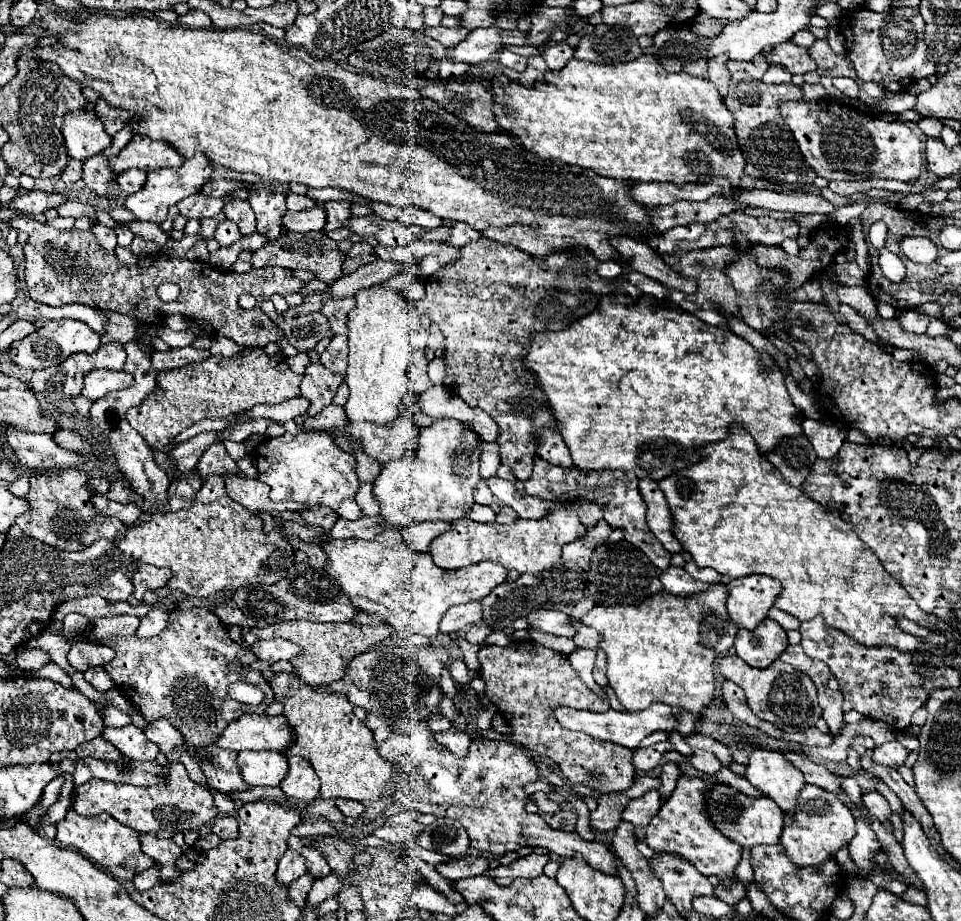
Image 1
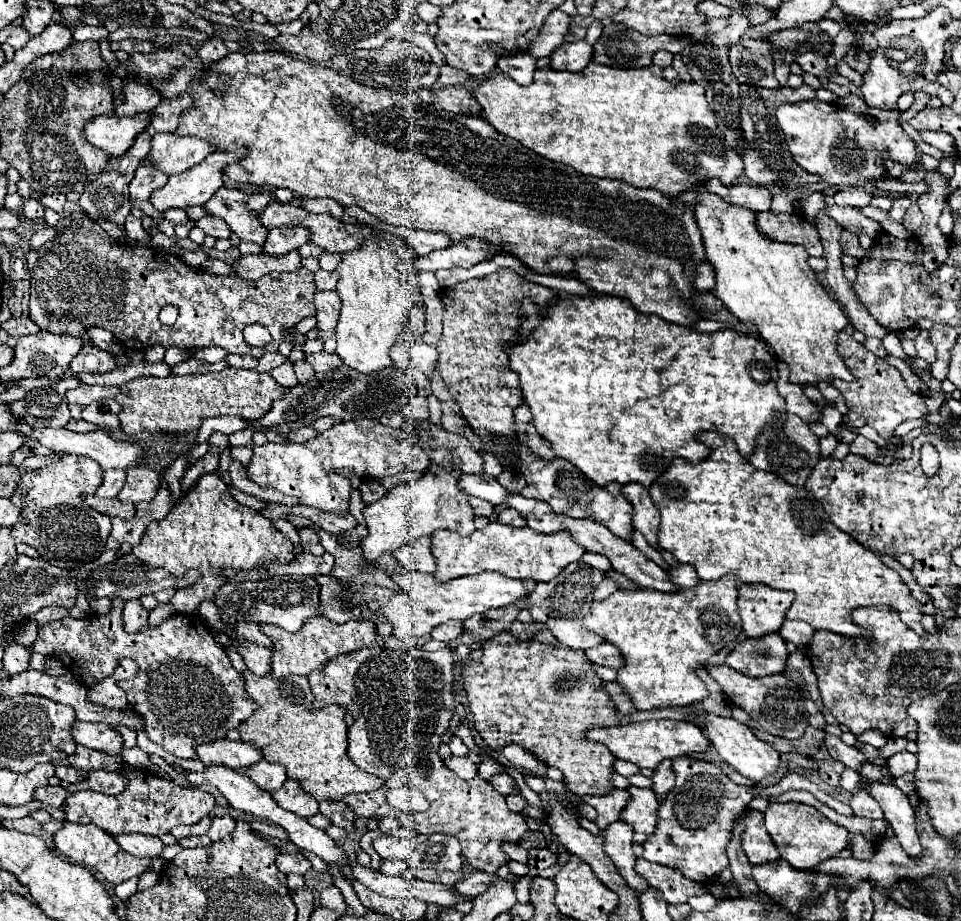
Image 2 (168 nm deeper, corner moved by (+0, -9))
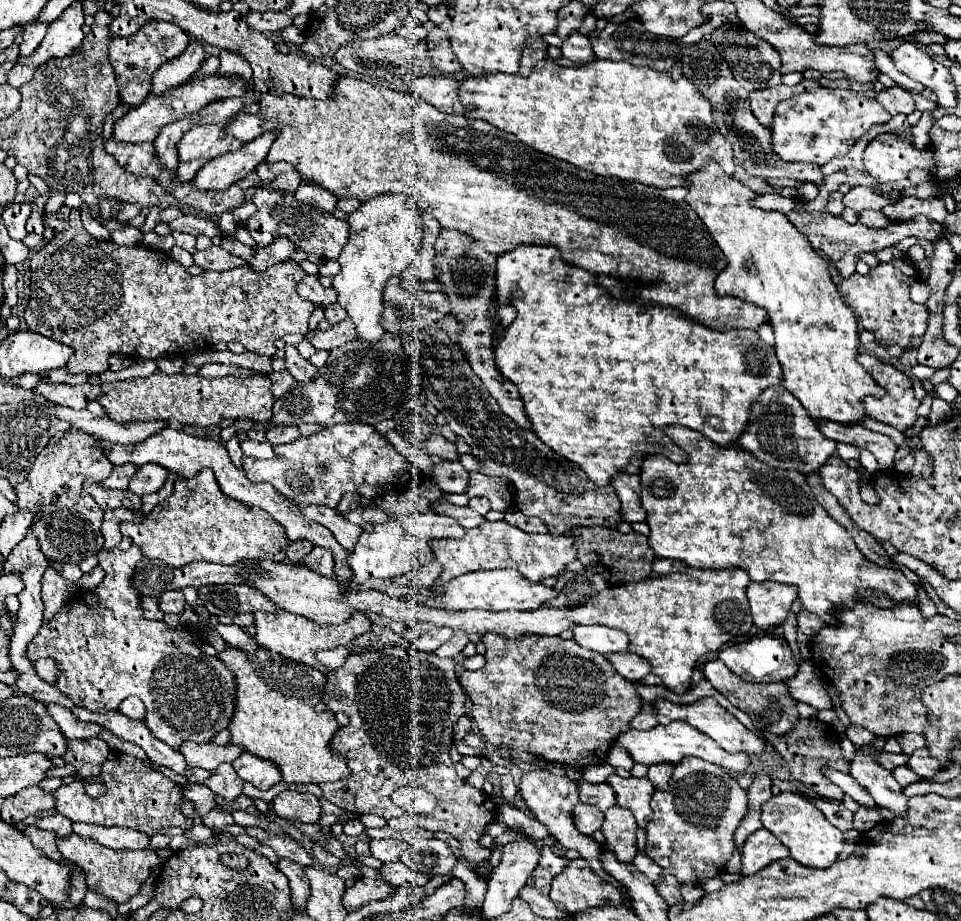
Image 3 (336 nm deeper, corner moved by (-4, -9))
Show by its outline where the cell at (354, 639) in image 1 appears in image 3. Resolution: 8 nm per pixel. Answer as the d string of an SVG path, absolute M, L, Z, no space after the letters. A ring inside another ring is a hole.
M286 610L278 612L278 614L256 612L254 618L256 618L256 644L260 648L270 650L270 652L278 652L284 658L296 660L296 662L306 664L310 668L316 668L320 672L324 672L324 666L316 660L318 650L348 646L354 638L358 638L358 636L372 630L372 622L364 614L354 614L348 620L344 620L342 624L318 624L314 620L306 620L304 616L294 616L294 614L286 612Z

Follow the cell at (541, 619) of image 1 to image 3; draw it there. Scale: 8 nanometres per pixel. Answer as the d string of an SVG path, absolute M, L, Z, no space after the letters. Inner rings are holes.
M574 624L570 628L570 632L574 634L574 640L594 652L600 654L612 654L612 652L624 652L628 650L628 640L626 634L622 630L614 630L608 626L582 626L582 624Z

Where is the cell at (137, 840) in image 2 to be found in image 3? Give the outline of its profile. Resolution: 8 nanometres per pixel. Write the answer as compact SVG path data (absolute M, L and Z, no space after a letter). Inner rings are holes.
M74 822L72 830L84 838L92 838L100 842L102 846L114 848L114 850L146 850L150 844L150 836L130 830L130 828L106 828L106 826L94 826L94 824L82 824Z

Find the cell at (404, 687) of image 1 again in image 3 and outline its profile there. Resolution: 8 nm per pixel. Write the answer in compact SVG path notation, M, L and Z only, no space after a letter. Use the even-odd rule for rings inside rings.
M384 648L376 652L350 654L340 668L330 670L326 674L322 702L328 706L328 710L346 712L350 716L350 724L340 728L334 736L332 748L346 756L352 776L322 784L320 788L324 798L342 810L356 814L378 814L386 820L406 812L422 830L448 832L460 842L462 858L470 864L470 868L482 878L488 878L492 872L492 864L488 860L490 850L480 844L480 838L496 820L498 808L492 802L492 796L472 788L456 774L448 752L440 752L440 746L450 746L454 722L466 714L466 694L454 668L456 664L452 658L440 658L436 654L418 650L412 652L408 648Z

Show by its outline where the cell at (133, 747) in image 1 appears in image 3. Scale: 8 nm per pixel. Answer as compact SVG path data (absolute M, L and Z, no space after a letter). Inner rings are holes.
M50 704L48 712L56 720L56 724L62 730L62 734L68 740L92 740L92 738L100 738L102 730L104 730L96 722L80 722L70 710L66 710L64 706L58 706L58 704Z

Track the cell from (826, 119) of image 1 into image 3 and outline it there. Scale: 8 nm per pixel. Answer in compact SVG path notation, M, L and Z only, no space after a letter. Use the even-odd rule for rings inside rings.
M828 90L798 94L778 104L774 112L774 152L786 162L828 164L838 154L846 154L872 126L888 120L886 110L870 98L862 98L852 90Z

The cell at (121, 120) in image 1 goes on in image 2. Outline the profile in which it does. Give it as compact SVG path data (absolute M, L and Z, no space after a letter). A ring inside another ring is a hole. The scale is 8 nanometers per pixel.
M134 84L124 86L124 104L116 106L116 116L134 116L140 112L150 112L162 100L162 94L152 84Z

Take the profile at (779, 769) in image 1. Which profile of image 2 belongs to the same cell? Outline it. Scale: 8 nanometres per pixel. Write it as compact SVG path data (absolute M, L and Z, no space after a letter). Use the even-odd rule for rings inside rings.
M694 712L694 714L688 716L688 722L696 724L708 736L708 740L712 742L712 746L716 748L716 752L720 754L720 758L724 762L734 766L746 778L754 780L754 784L758 784L764 776L772 774L778 768L780 754L774 750L772 744L758 740L746 724L742 724L742 722L734 720L734 718L722 718L722 716L708 714L708 712Z

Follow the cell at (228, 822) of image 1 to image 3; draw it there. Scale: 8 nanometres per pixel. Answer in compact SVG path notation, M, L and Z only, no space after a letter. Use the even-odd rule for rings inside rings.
M216 804L214 810L204 818L204 824L206 824L208 828L214 828L214 830L220 834L224 828L228 828L228 826L234 824L234 818L232 818L232 814L228 814L228 812L222 812L220 806Z

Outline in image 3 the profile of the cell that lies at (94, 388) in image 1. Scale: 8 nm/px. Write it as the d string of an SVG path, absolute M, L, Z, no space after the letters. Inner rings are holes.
M40 382L36 386L36 392L42 394L44 398L74 408L74 410L82 410L86 408L88 402L96 400L98 396L102 396L102 388L94 386L94 384L82 384L82 386L70 386L70 384L46 384Z

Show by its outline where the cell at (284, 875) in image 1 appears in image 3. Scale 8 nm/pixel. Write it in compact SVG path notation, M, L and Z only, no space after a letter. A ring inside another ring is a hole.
M248 828L248 834L258 838L262 844L270 846L278 854L278 858L284 858L284 860L290 860L302 866L314 864L314 858L292 836L270 836L260 828Z

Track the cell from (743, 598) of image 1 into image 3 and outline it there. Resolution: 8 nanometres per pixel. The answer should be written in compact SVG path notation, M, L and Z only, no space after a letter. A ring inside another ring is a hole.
M750 582L746 596L754 626L772 632L786 622L790 606L796 600L796 588L778 582Z

